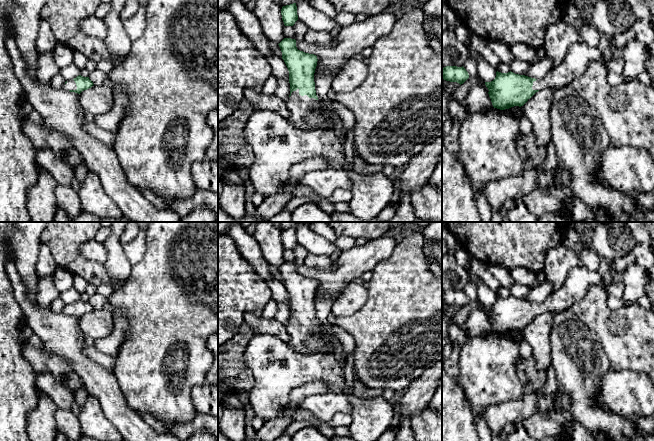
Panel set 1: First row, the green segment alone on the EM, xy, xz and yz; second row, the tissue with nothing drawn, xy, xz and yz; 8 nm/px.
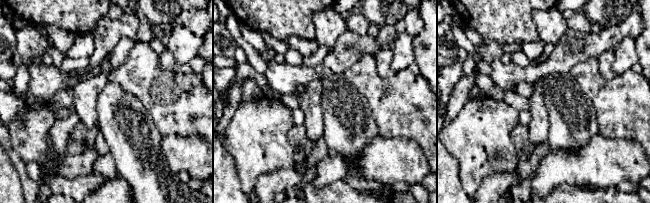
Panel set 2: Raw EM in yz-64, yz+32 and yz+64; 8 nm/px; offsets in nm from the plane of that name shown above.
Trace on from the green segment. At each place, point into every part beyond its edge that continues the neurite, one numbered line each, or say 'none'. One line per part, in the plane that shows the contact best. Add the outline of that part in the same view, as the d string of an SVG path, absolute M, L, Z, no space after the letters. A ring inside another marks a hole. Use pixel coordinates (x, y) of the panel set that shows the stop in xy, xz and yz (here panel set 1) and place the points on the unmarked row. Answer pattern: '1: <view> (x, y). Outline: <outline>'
1: xz (299, 330). Outline: M299 313L293 315L286 326L287 332L290 335L289 344L291 348L300 354L326 354L321 349L312 349L308 346L307 340L311 337L313 330L317 328L318 324L309 322L307 319L301 320Z

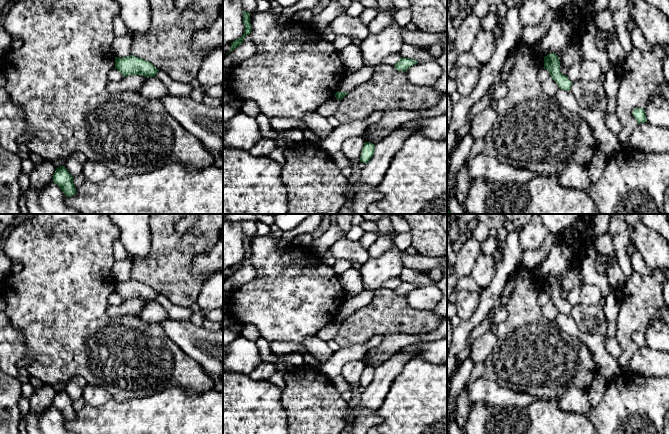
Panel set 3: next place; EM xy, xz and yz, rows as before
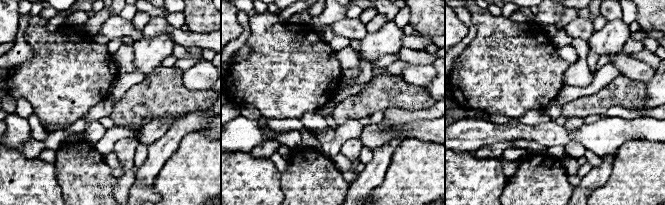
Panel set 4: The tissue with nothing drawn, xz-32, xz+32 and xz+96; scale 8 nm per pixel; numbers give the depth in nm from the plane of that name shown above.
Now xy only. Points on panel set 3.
none

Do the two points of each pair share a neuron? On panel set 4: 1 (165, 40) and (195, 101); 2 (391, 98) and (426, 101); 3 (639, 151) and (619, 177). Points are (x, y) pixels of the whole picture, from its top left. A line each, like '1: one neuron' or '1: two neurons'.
1: two neurons
2: one neuron
3: one neuron

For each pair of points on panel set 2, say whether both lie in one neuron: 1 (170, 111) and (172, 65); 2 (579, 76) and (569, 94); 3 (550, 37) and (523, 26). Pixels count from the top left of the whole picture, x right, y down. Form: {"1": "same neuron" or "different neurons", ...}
{"1": "different neurons", "2": "different neurons", "3": "different neurons"}

